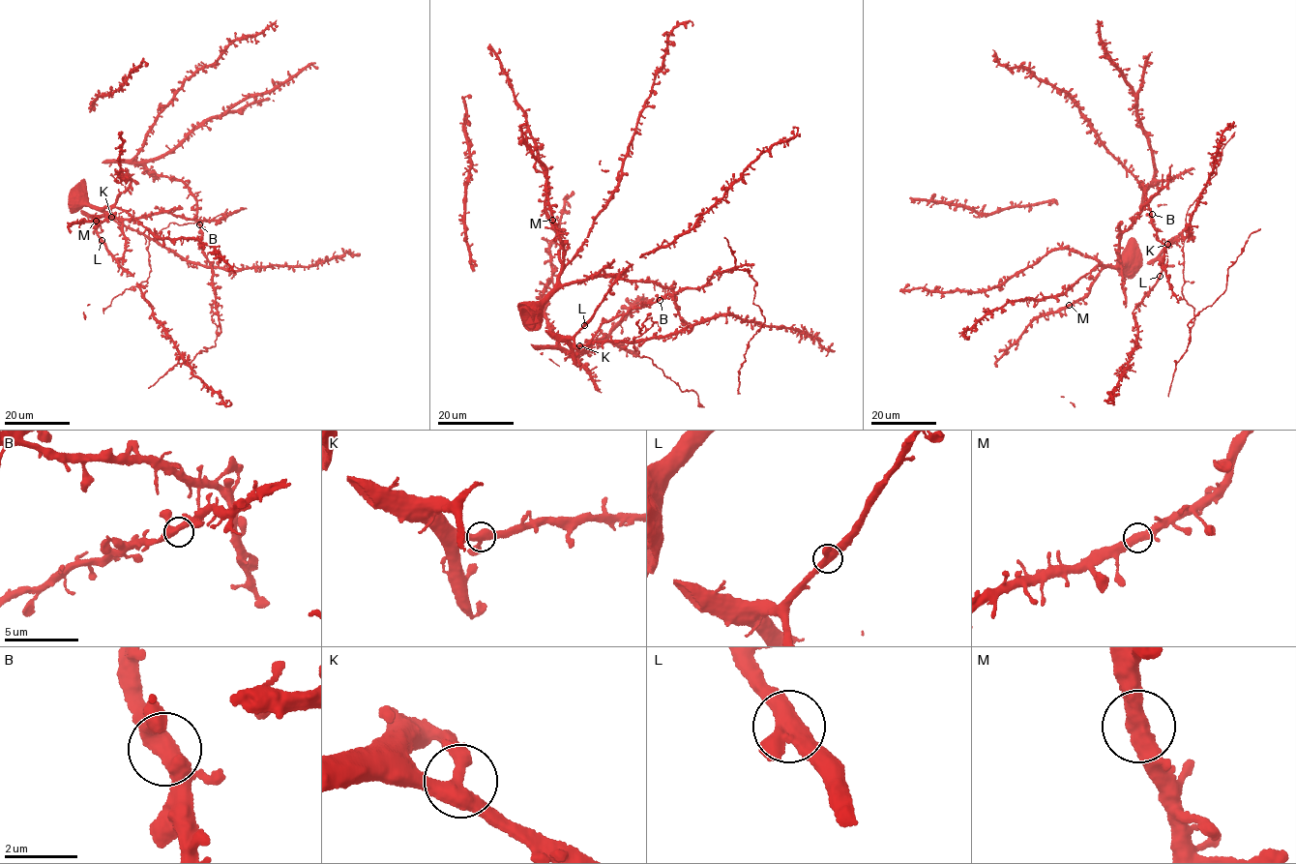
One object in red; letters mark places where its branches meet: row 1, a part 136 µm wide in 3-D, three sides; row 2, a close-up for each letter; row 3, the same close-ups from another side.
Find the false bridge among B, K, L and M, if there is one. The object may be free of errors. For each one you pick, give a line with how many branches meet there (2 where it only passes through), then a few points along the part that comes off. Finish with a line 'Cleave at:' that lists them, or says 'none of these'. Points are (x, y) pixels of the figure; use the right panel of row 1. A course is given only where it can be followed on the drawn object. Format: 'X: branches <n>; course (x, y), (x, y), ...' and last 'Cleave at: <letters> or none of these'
Cleave at: none of these

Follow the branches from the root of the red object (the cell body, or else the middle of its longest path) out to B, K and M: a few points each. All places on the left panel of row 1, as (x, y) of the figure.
B: (147, 217), (165, 212), (198, 220), (199, 224)
K: (147, 217), (119, 218), (86, 202), (78, 207), (89, 215), (111, 217)
M: (147, 217), (119, 218), (105, 213), (106, 207), (109, 210), (107, 217), (96, 221)

